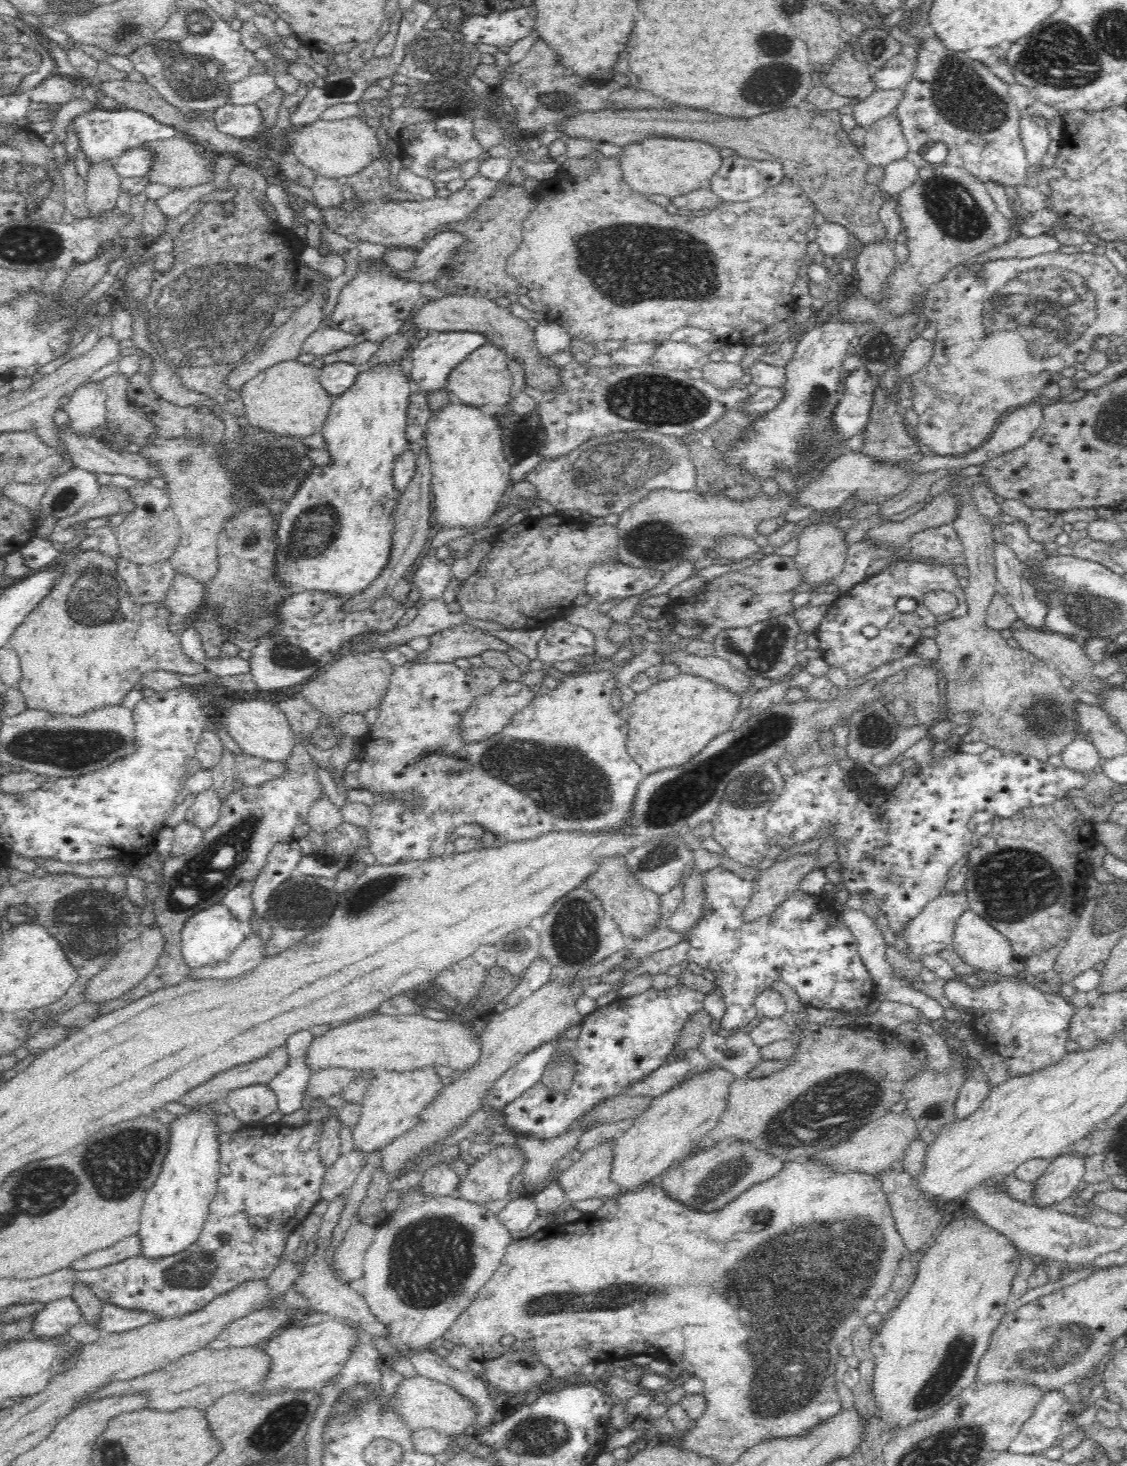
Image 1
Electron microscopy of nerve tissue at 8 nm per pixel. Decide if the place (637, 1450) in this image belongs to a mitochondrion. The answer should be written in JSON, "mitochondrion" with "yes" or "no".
{"mitochondrion":"no"}

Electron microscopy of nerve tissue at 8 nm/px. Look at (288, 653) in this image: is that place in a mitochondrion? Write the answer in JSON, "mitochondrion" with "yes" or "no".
{"mitochondrion":"yes"}

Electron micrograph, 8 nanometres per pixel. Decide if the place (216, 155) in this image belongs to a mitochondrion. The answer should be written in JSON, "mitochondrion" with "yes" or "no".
{"mitochondrion":"no"}

